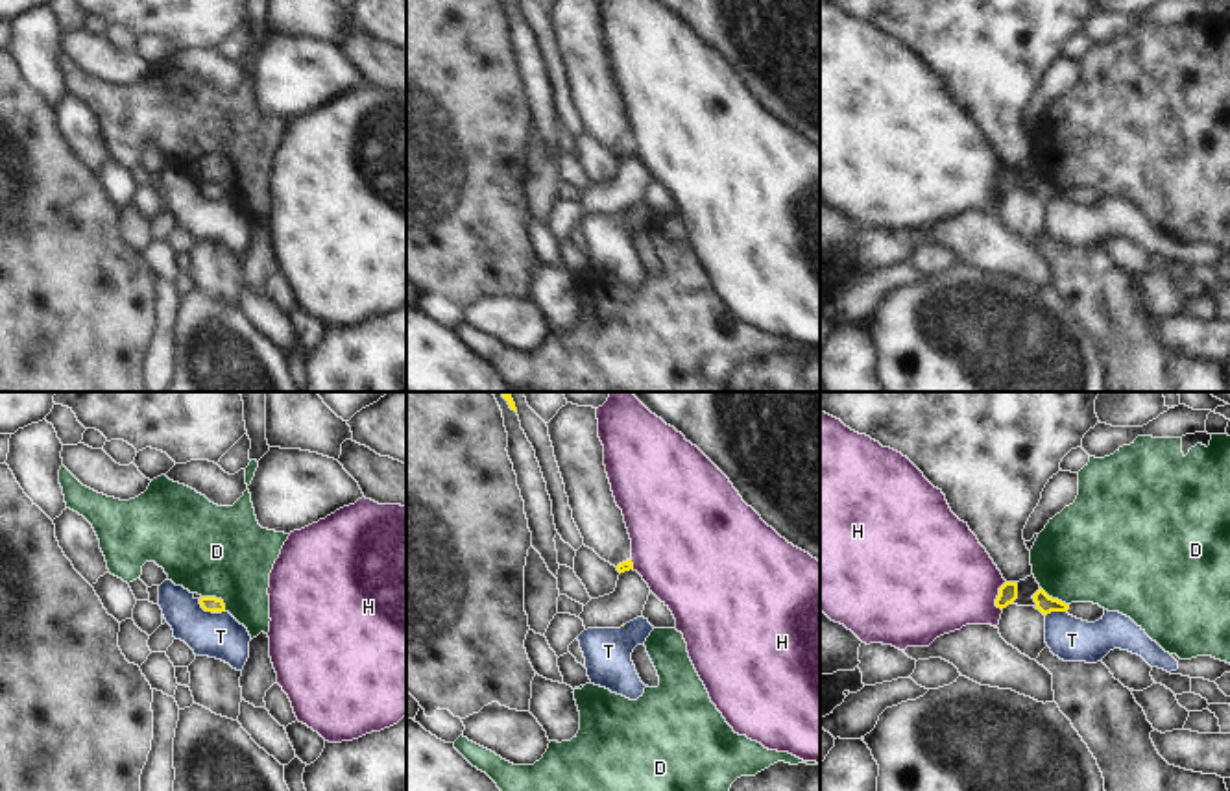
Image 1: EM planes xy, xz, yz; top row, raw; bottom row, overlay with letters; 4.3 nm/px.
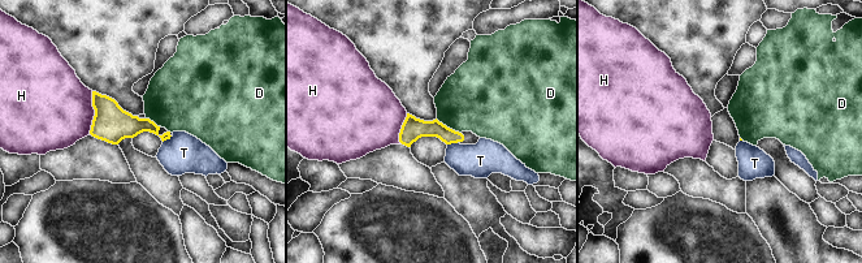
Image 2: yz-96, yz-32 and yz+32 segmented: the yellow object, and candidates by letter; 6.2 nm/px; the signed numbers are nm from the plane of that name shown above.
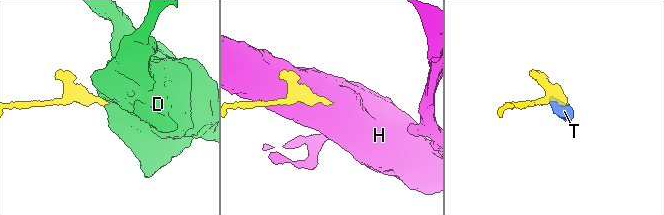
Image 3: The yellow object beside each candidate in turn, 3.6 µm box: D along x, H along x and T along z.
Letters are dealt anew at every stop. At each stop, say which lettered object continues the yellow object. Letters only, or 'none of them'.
none of them

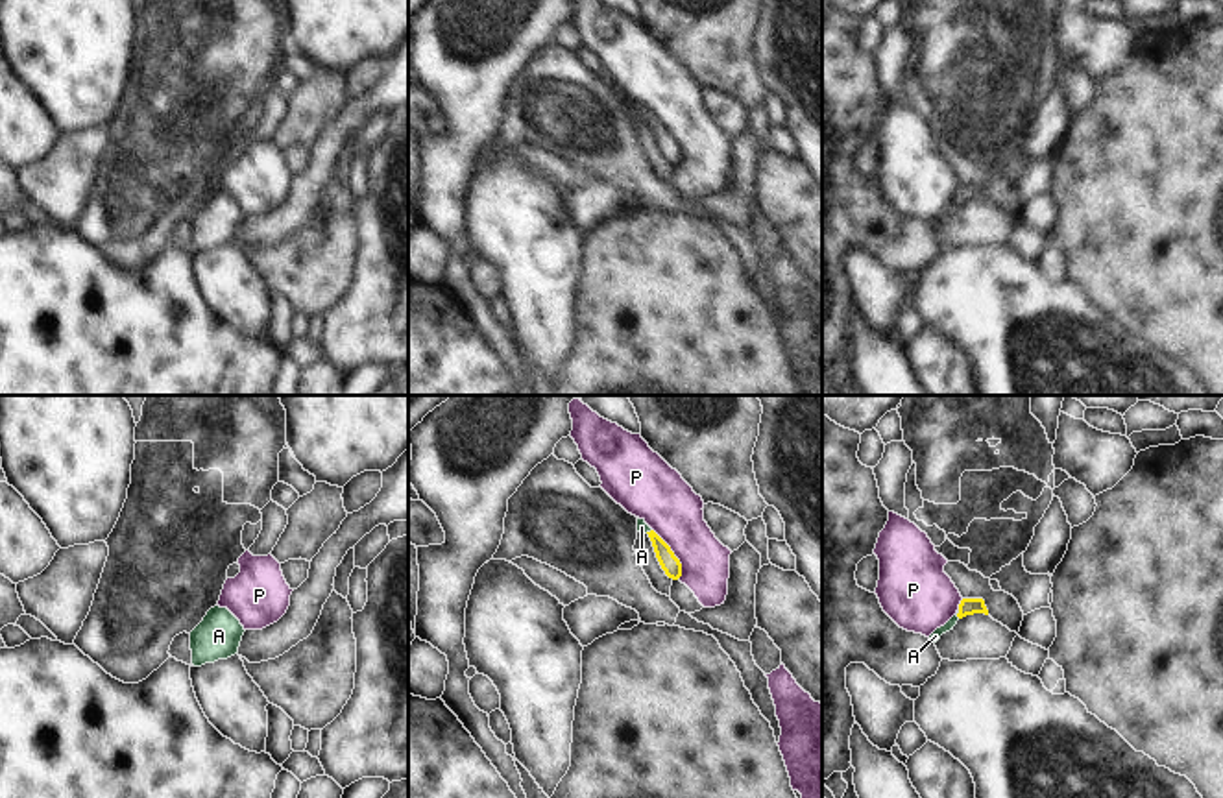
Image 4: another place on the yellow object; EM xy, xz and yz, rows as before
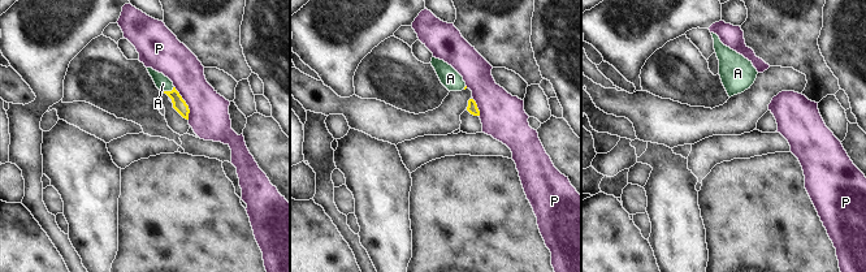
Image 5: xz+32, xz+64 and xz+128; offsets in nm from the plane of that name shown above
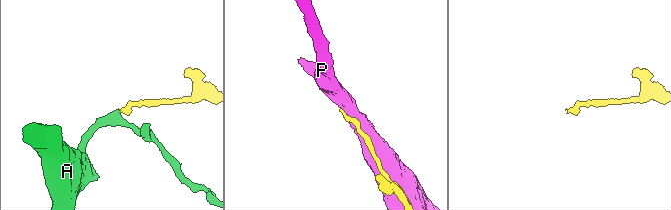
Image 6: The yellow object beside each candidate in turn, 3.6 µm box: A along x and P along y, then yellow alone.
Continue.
A

